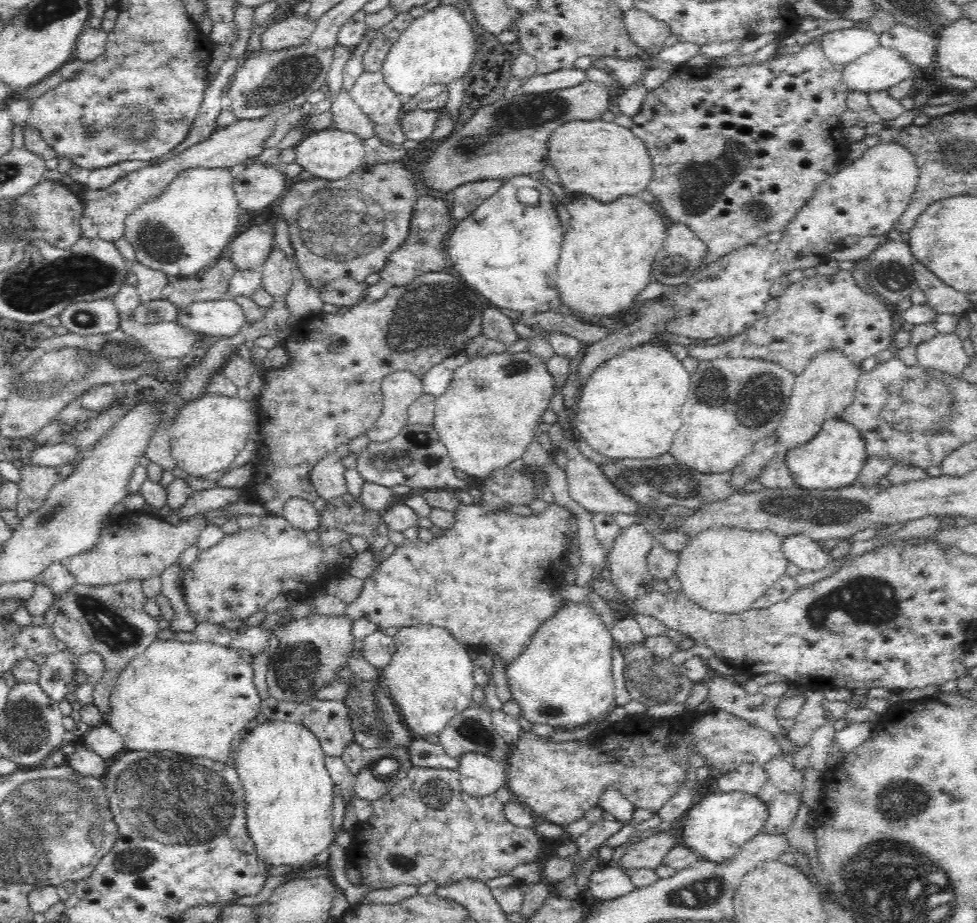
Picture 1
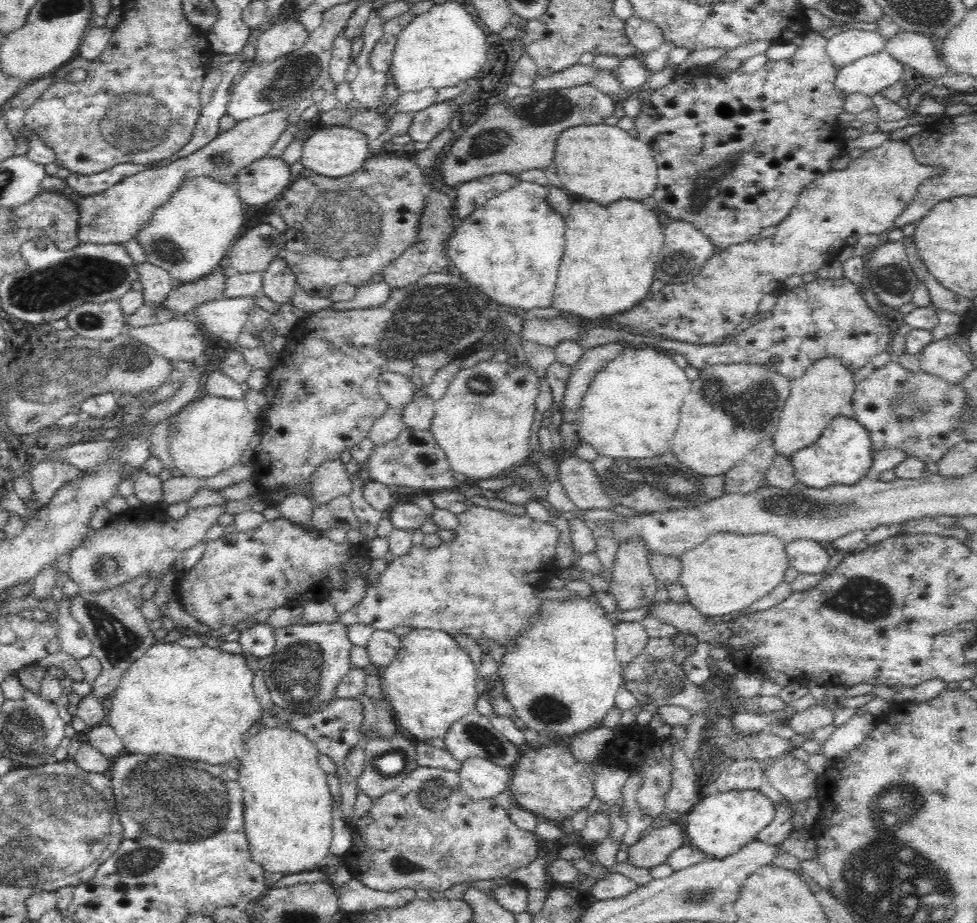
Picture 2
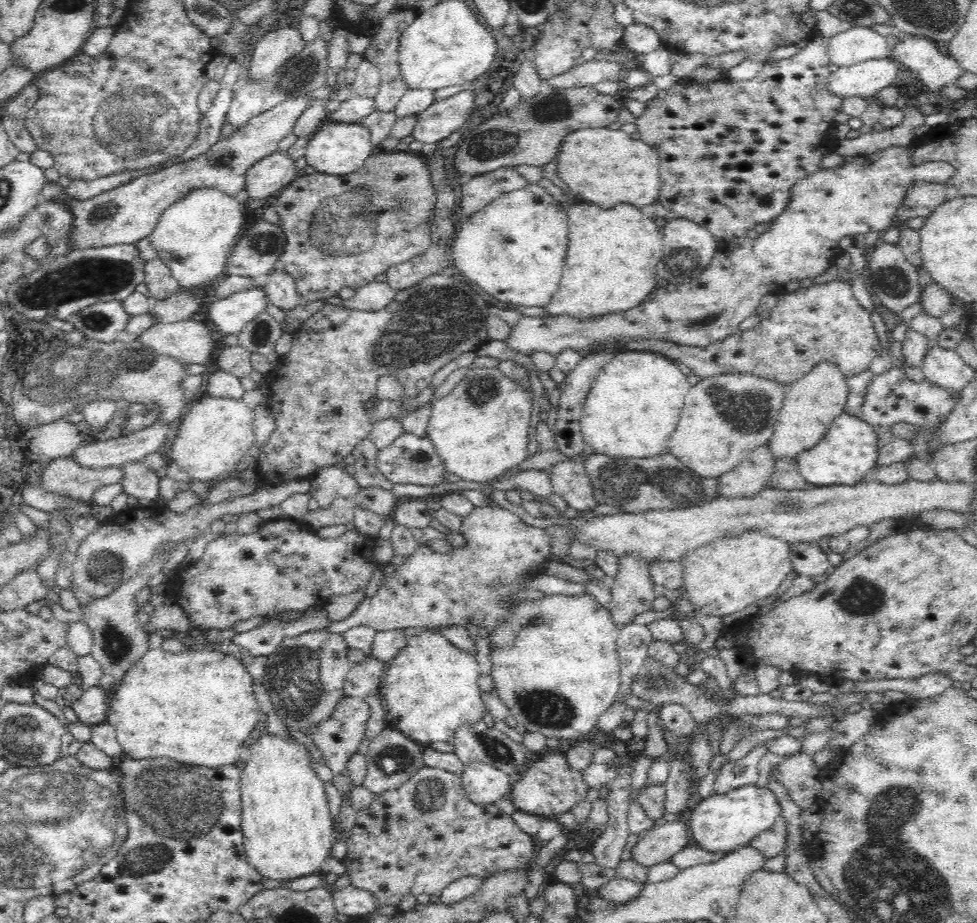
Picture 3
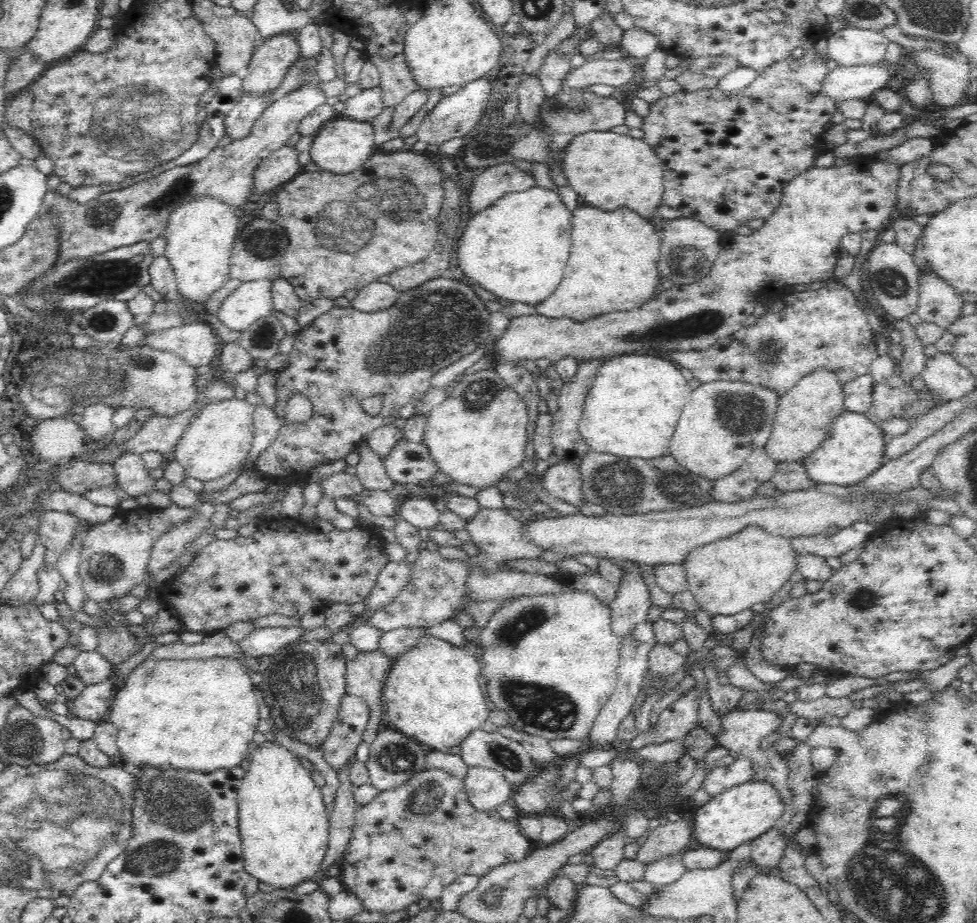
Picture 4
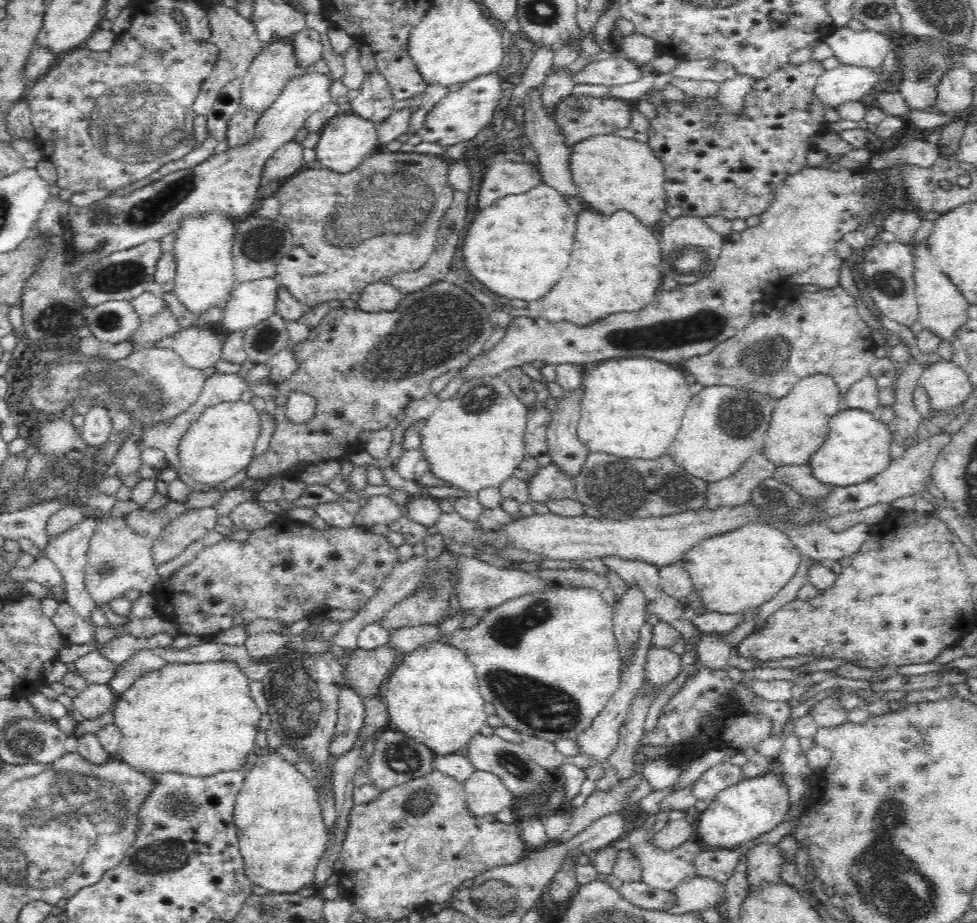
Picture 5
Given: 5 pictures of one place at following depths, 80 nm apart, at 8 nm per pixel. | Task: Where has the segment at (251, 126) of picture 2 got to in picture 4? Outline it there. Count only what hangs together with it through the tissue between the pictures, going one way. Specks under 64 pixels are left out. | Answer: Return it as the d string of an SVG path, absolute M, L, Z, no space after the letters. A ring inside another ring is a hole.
M312 81L287 92L264 110L246 138L233 141L223 148L214 148L207 158L195 164L165 171L159 176L120 191L106 192L86 205L77 204L57 191L48 190L42 200L40 214L56 215L58 219L62 219L59 257L54 265L64 264L74 258L92 258L120 246L132 246L158 238L168 227L174 210L184 207L198 197L215 198L234 209L248 210L248 198L254 192L254 172L261 161L286 146L290 136L298 132L302 119L326 103L321 83Z

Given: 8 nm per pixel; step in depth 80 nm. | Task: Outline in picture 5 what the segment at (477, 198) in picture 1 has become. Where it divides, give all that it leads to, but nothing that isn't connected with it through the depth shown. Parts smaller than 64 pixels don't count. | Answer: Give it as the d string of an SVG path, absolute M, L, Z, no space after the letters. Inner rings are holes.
M497 158L484 174L478 197L479 210L489 208L503 196L527 192L541 183L537 166Z

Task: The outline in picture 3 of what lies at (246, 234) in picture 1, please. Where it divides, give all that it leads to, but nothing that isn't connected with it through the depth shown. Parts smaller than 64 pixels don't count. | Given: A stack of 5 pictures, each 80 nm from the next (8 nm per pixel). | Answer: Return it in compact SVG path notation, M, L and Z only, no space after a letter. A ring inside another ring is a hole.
M257 222L234 245L225 266L226 275L265 278L279 266L286 242L280 225Z

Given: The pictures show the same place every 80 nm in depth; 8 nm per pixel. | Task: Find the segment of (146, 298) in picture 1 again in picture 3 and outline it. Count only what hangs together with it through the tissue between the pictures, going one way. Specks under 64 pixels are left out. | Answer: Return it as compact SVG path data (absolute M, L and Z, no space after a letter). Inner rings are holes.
M162 259L149 260L144 266L144 276L150 297L156 300L164 300L182 290L172 277L170 267Z

